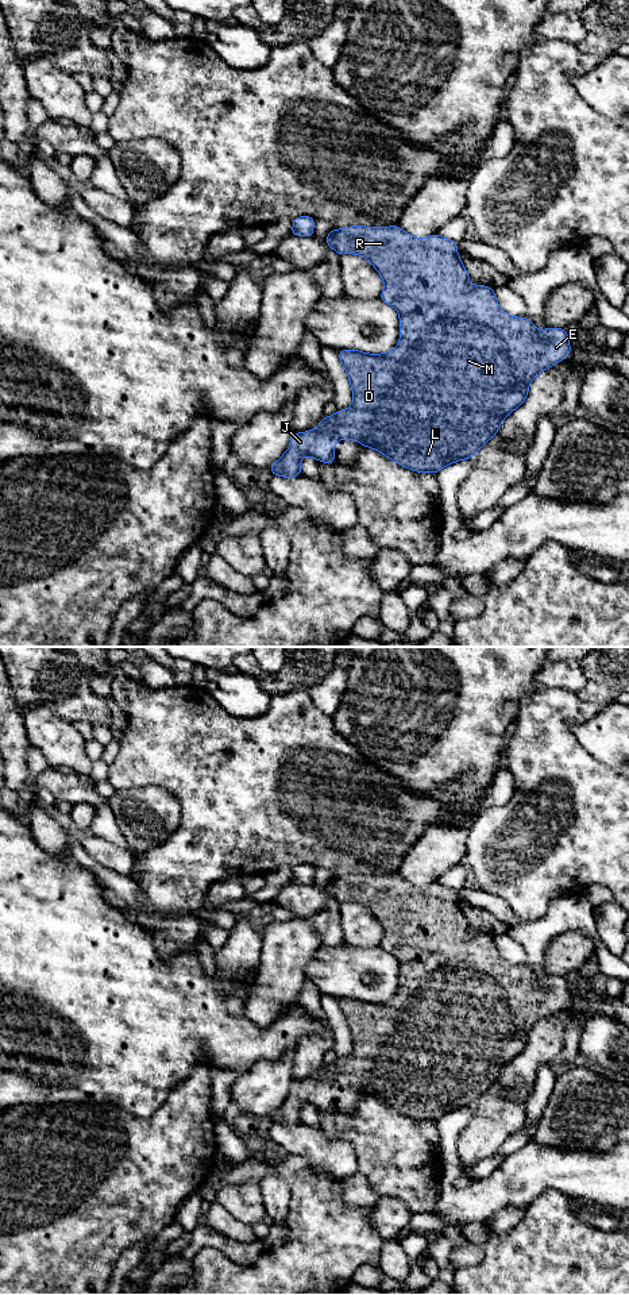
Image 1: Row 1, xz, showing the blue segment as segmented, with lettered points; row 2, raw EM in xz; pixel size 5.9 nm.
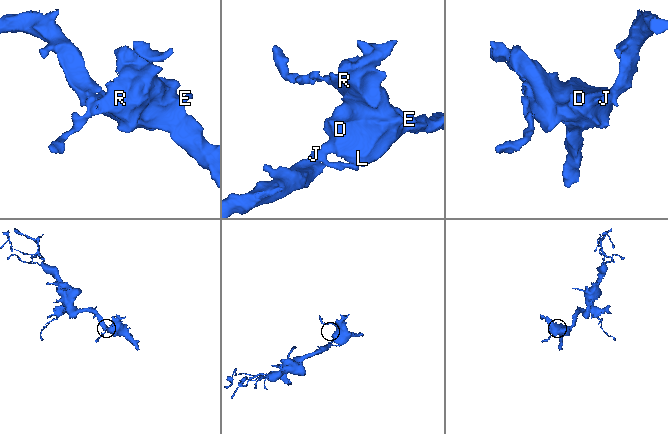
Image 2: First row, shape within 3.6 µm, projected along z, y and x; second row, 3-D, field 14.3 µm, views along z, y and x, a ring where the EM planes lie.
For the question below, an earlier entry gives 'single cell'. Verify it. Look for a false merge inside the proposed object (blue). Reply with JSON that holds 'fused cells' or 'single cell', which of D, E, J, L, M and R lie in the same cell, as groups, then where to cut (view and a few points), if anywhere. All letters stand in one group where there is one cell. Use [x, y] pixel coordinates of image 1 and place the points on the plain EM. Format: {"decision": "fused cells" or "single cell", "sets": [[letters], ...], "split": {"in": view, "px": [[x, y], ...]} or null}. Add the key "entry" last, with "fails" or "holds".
{"decision": "single cell", "sets": [["D", "E", "J", "L", "M", "R"]], "split": null, "entry": "holds"}

